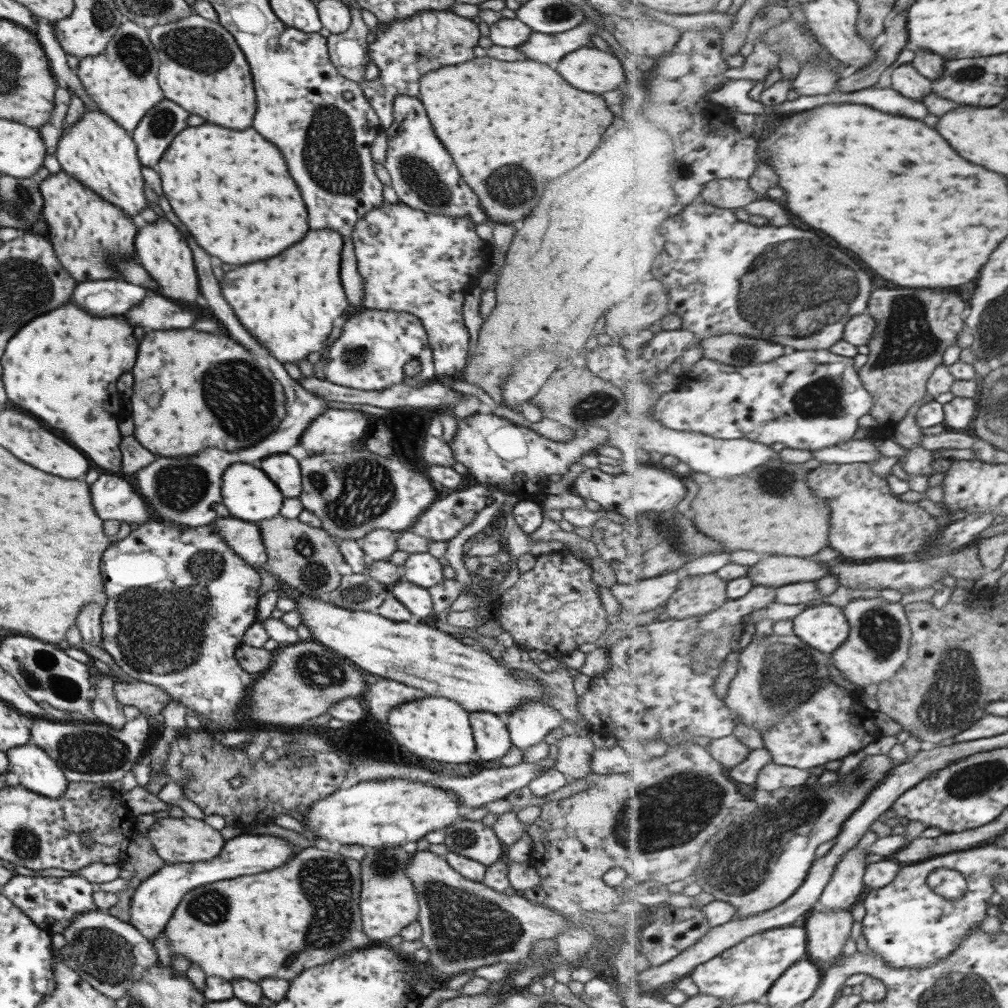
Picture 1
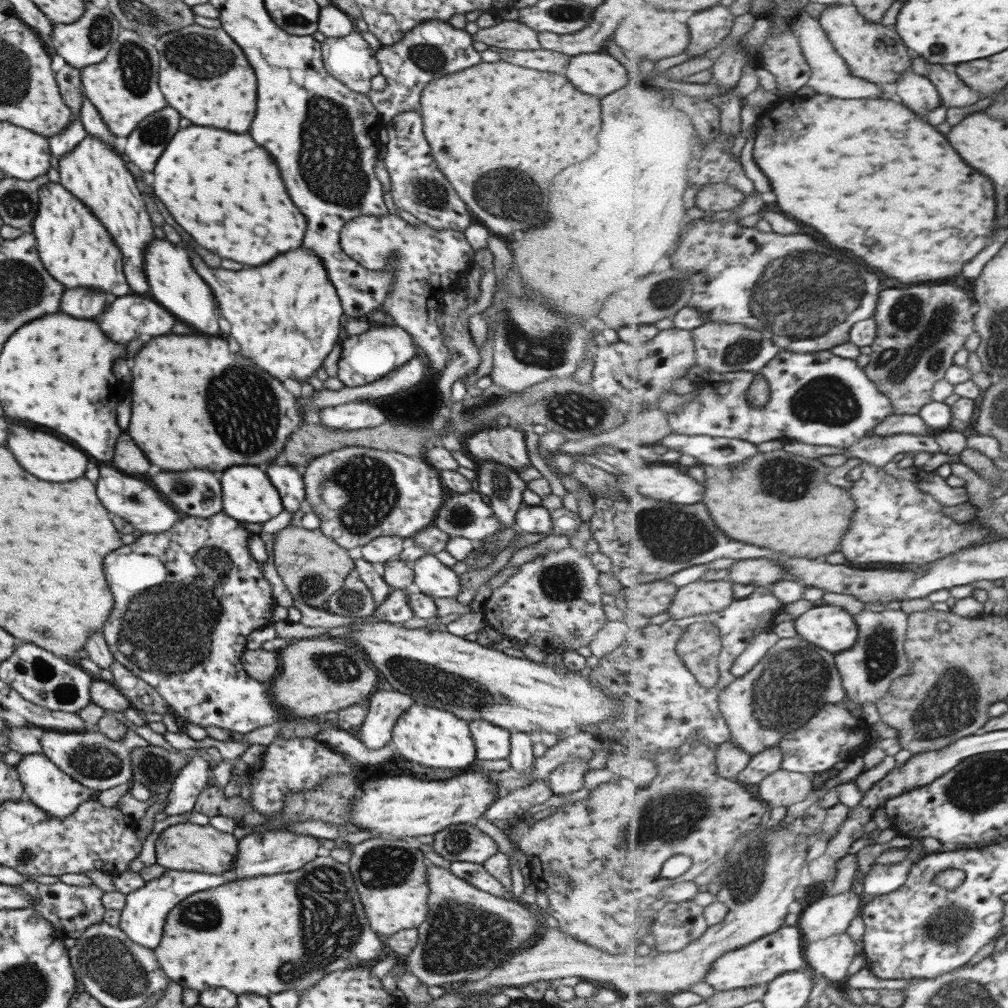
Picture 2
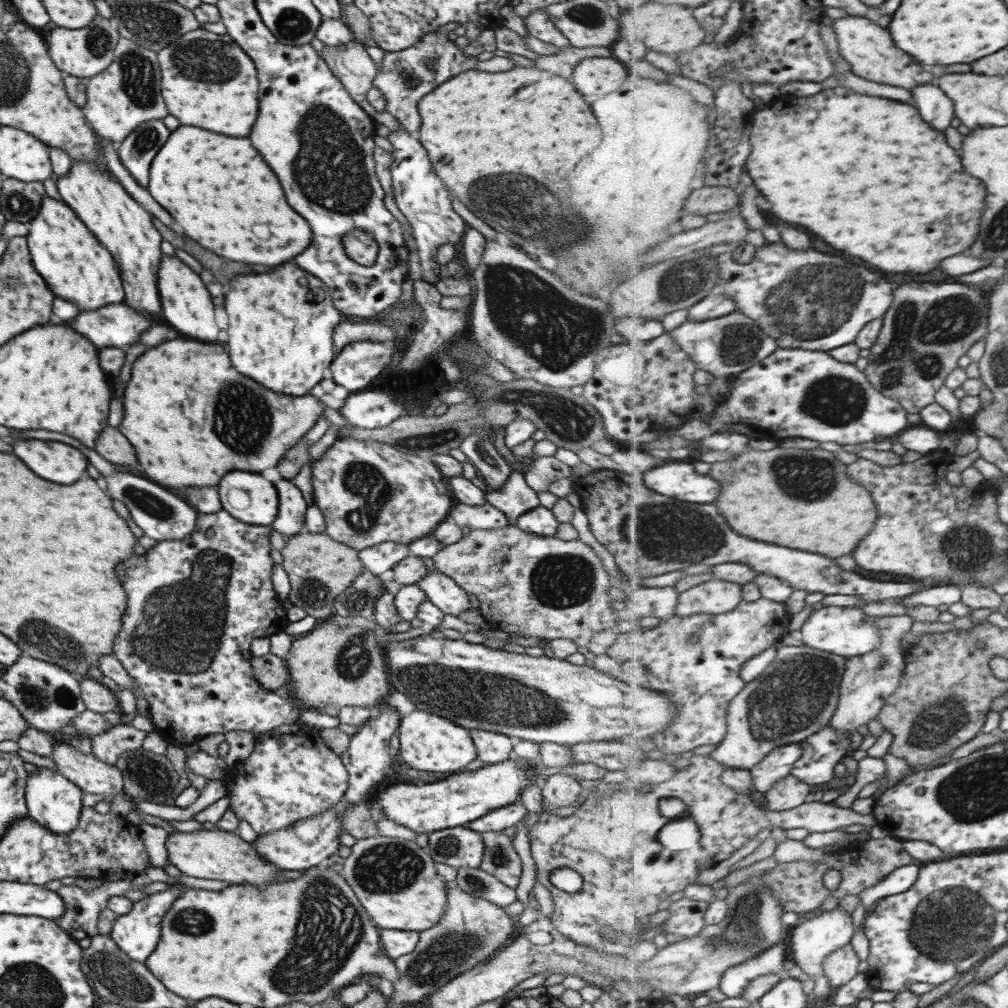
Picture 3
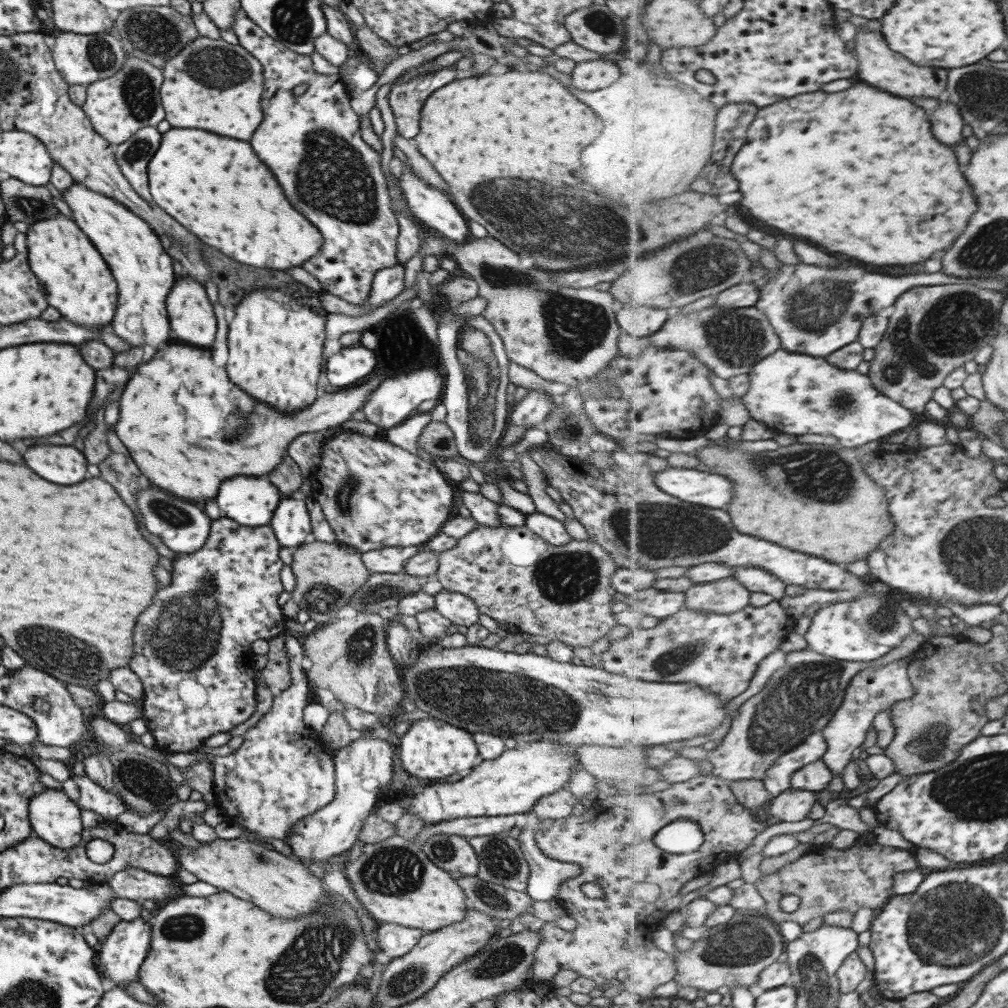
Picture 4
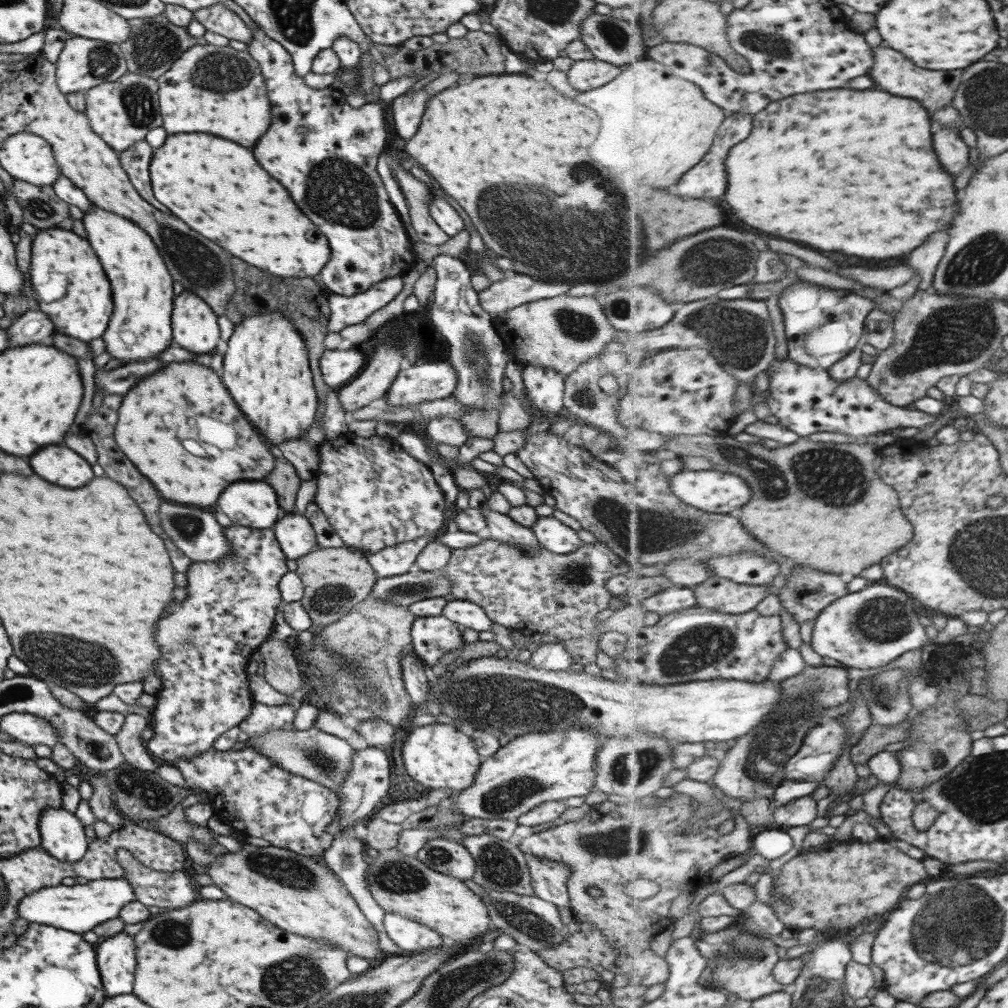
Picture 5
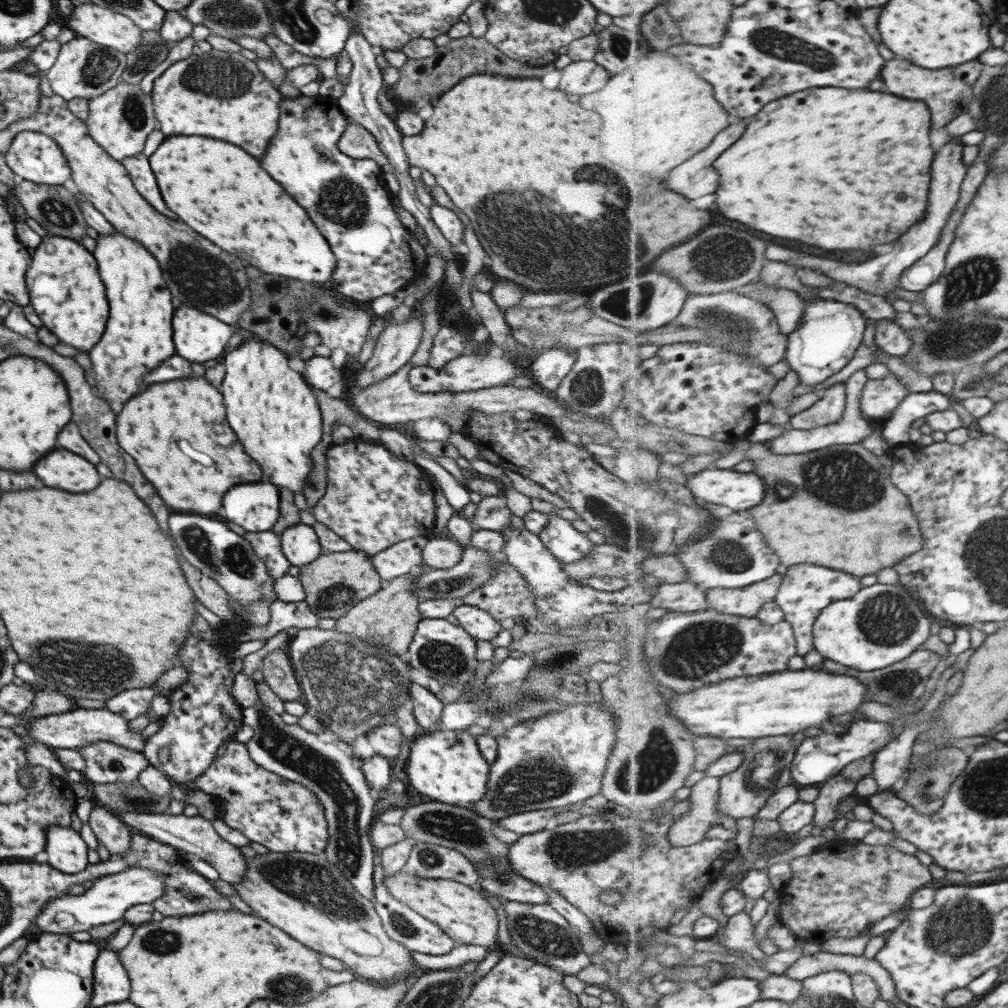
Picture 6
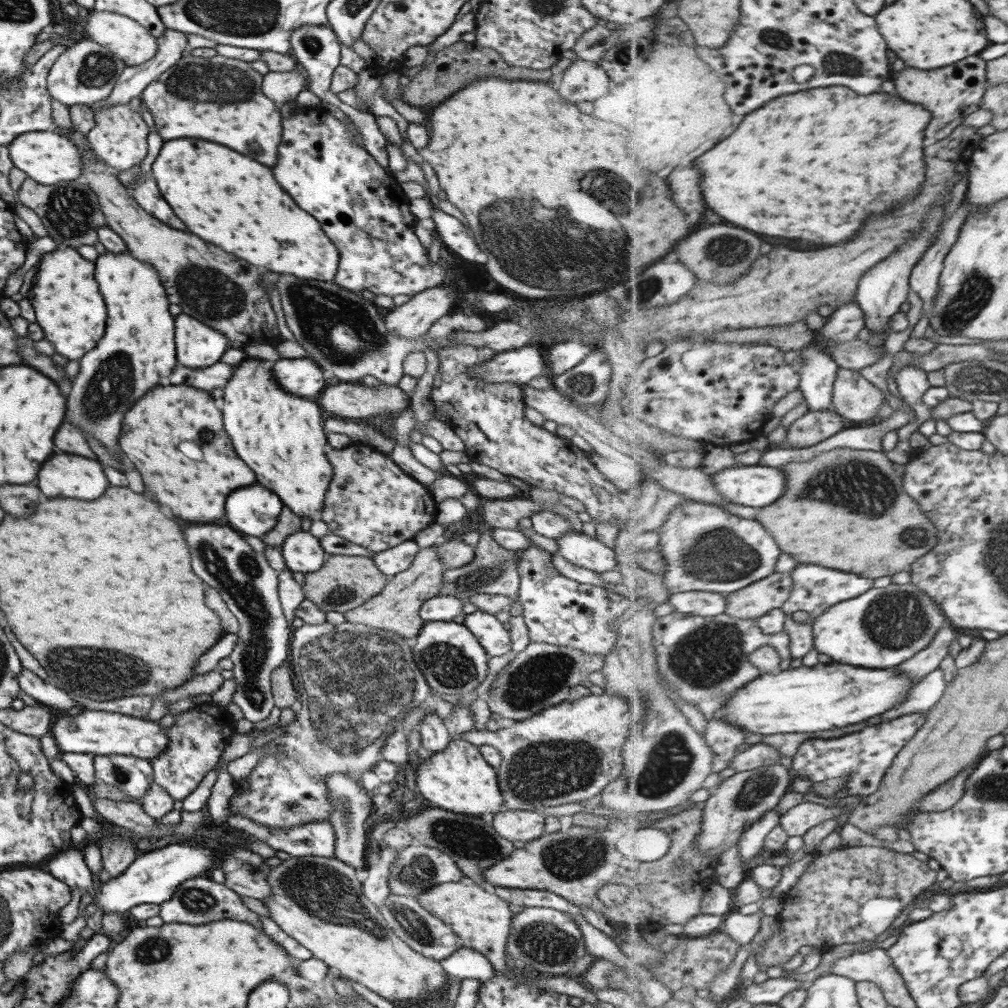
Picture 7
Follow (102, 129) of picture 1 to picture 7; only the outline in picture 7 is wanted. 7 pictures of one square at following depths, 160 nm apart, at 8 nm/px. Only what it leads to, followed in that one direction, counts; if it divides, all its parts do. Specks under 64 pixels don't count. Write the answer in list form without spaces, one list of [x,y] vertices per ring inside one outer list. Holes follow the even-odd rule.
[[[105,251],[98,255],[94,262],[94,280],[106,306],[105,334],[93,350],[88,350],[78,360],[79,372],[71,379],[66,396],[65,414],[73,418],[73,424],[65,420],[55,432],[53,444],[61,452],[96,460],[84,439],[84,435],[89,434],[101,440],[100,443],[113,456],[123,458],[117,448],[121,414],[127,412],[149,388],[169,376],[176,362],[173,352],[174,320],[168,311],[168,300],[157,271],[127,252],[113,254]],[[127,368],[131,370],[129,378]]]

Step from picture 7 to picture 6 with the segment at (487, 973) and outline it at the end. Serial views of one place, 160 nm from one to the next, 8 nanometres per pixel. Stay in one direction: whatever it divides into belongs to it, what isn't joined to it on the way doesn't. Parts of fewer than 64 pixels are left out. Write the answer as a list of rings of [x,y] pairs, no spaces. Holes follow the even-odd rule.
[[[460,944],[454,946],[447,954],[431,956],[421,952],[409,951],[415,965],[423,970],[447,970],[463,966],[465,962],[481,962],[487,949],[477,944]]]

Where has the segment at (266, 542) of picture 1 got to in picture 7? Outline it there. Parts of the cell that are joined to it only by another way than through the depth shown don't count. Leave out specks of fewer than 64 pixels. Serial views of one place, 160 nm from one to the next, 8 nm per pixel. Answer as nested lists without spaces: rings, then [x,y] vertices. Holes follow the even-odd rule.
[[[328,555],[317,570],[304,574],[302,590],[304,598],[310,600],[319,610],[325,613],[344,613],[380,593],[387,580],[371,557]]]

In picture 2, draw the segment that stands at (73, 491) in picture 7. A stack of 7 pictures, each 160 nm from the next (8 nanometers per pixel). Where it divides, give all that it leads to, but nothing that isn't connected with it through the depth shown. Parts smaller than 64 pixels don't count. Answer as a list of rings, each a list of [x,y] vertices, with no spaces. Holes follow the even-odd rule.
[[[11,424],[7,430],[7,440],[5,440],[7,450],[13,454],[13,458],[21,464],[23,470],[27,470],[29,474],[35,474],[35,478],[39,480],[47,480],[47,482],[69,482],[73,478],[83,476],[85,466],[87,466],[87,456],[79,450],[75,450],[73,446],[43,434],[39,430],[31,430],[27,426],[19,426],[19,424]]]

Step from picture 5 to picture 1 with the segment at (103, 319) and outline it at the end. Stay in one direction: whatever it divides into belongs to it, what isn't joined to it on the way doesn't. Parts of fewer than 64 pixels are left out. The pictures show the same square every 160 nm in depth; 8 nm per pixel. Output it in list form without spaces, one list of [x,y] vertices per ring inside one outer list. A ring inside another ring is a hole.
[[[65,172],[49,173],[38,190],[42,198],[41,220],[49,224],[48,240],[67,274],[77,282],[119,280],[118,274],[115,276],[113,268],[107,264],[107,256],[111,256],[109,262],[114,261],[113,256],[118,261],[135,256],[134,238],[138,226],[121,214],[118,206],[104,201],[91,190],[85,190],[85,186],[69,178]]]

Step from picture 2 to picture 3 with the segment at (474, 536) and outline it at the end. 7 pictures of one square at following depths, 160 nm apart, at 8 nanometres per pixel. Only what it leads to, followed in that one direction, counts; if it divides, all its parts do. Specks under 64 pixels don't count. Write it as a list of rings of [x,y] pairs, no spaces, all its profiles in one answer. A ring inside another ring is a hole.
[[[458,502],[455,508],[448,512],[447,516],[447,519],[457,526],[467,526],[469,530],[491,530],[508,524],[506,516],[487,503],[469,506]]]

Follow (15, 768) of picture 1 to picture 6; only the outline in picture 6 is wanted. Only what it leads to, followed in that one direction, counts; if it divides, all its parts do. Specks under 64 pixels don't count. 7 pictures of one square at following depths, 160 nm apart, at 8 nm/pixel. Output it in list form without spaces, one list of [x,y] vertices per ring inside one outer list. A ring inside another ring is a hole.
[[[49,825],[45,831],[46,863],[59,872],[75,874],[87,865],[85,841],[70,826]]]

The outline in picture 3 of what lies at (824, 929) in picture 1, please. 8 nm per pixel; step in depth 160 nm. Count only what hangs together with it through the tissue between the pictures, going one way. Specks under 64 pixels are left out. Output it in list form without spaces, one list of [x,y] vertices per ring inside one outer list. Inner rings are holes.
[[[852,944],[842,946],[824,962],[824,971],[833,987],[842,987],[858,980],[861,959]]]

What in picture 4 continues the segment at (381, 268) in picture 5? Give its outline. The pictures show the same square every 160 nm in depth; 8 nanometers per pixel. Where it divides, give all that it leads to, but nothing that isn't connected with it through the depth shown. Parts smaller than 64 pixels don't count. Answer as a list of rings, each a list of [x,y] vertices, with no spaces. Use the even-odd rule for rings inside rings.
[[[240,8],[230,30],[237,37],[238,45],[258,60],[262,68],[263,92],[260,106],[263,120],[251,136],[249,144],[257,158],[269,164],[267,168],[277,178],[289,204],[309,222],[313,222],[323,238],[319,252],[311,258],[311,262],[305,262],[305,266],[301,268],[317,279],[322,292],[351,304],[362,304],[369,297],[373,275],[382,268],[398,264],[398,225],[389,203],[386,181],[380,170],[380,155],[359,137],[358,116],[350,107],[351,96],[338,73],[315,73],[309,55],[287,50],[249,20]],[[297,84],[307,84],[307,88],[302,94],[295,96],[293,88]]]

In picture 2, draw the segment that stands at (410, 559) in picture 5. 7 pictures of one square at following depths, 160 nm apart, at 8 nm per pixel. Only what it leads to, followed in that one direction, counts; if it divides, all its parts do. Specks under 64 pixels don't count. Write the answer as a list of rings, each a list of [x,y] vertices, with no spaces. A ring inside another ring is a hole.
[[[380,536],[362,544],[359,556],[368,563],[380,567],[383,563],[397,560],[406,540],[401,537]]]

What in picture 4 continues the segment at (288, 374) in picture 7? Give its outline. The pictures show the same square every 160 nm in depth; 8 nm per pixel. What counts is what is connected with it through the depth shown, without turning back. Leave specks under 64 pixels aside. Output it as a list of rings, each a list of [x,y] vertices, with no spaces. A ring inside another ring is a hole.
[[[363,345],[354,347],[339,347],[325,361],[326,378],[336,390],[356,386],[361,378],[372,374],[375,366],[376,351],[369,350]]]

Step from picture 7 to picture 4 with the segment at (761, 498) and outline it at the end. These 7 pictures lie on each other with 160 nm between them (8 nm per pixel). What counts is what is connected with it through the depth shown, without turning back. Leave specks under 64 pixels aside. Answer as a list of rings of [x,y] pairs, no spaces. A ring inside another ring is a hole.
[[[666,468],[657,472],[654,481],[663,492],[712,510],[727,506],[735,496],[729,478],[699,472],[697,468]]]

